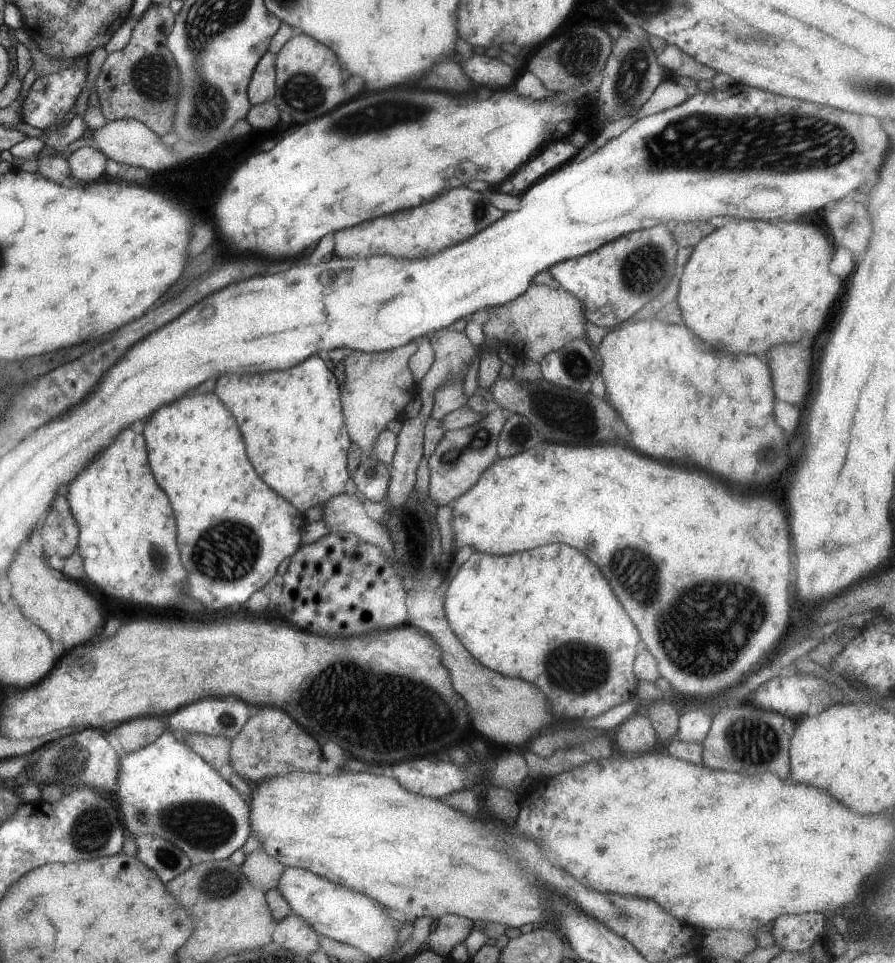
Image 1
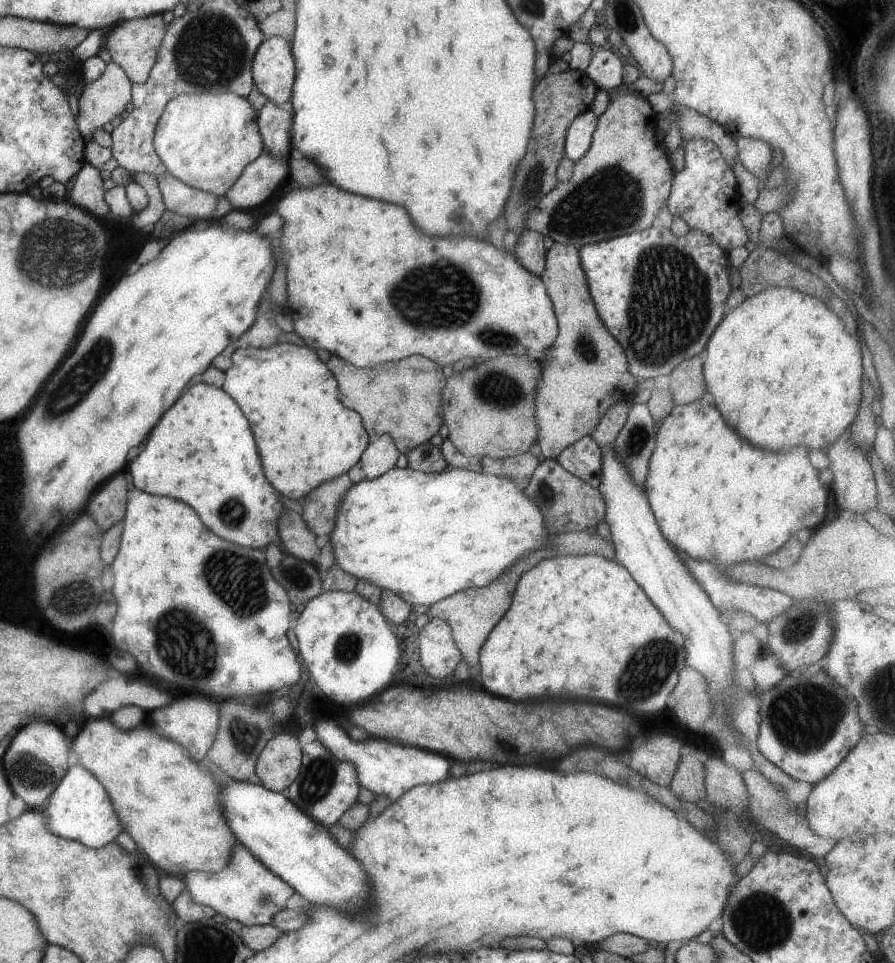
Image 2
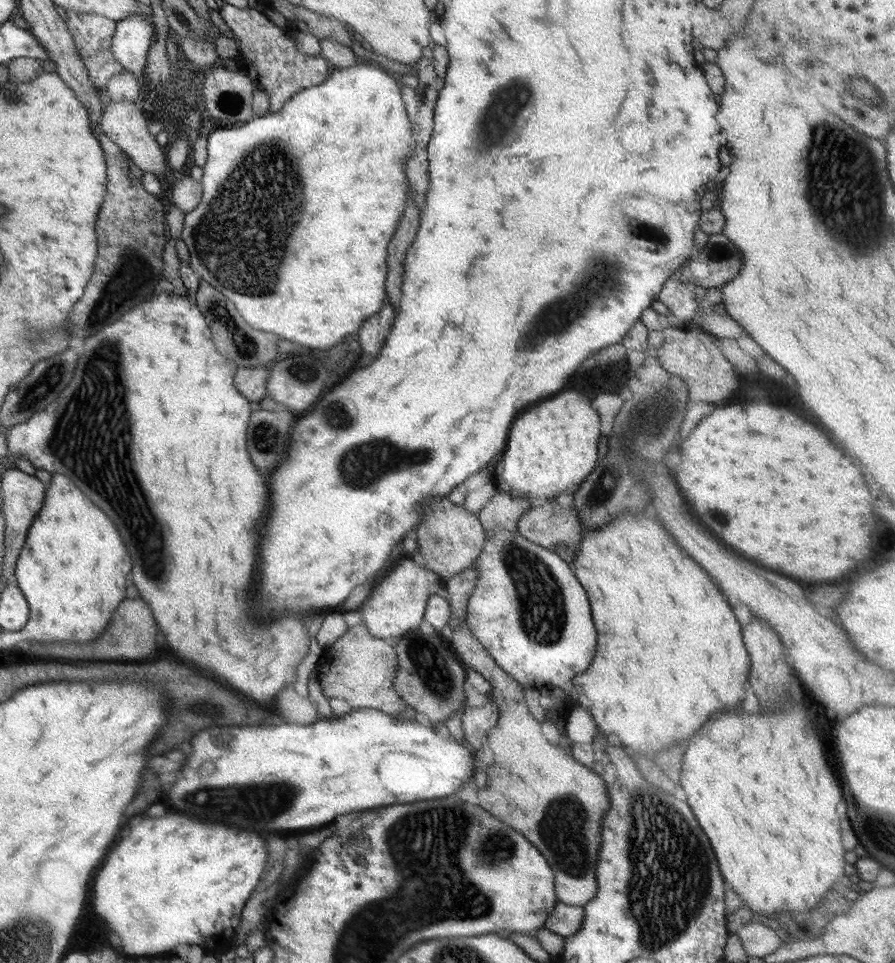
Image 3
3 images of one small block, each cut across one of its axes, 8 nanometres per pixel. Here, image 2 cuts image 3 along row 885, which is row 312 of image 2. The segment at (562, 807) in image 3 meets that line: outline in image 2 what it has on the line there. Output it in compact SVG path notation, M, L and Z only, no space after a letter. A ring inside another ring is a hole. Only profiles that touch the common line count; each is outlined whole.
M553 243L549 249L545 251L545 266L543 266L543 272L541 272L540 279L543 281L547 294L551 299L552 309L558 322L558 331L557 336L555 336L553 346L550 346L549 350L547 350L545 354L542 354L542 356L545 356L545 360L543 360L543 358L537 359L542 373L541 376L539 376L539 380L537 380L537 390L535 390L535 400L533 400L533 402L535 402L535 422L537 422L537 444L539 444L539 452L541 452L540 458L555 460L557 454L559 454L566 446L573 444L573 442L579 438L583 438L583 436L590 435L593 432L597 422L599 422L601 416L607 412L609 406L615 402L621 402L621 400L632 401L635 396L635 385L639 380L629 372L625 352L621 350L621 346L617 344L617 340L609 334L609 331L603 326L603 323L597 316L595 305L593 304L589 294L585 274L583 274L583 269L581 268L578 249L575 249L571 245Z

